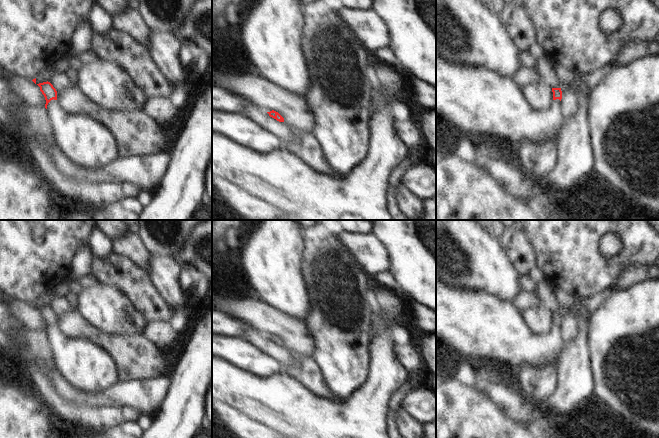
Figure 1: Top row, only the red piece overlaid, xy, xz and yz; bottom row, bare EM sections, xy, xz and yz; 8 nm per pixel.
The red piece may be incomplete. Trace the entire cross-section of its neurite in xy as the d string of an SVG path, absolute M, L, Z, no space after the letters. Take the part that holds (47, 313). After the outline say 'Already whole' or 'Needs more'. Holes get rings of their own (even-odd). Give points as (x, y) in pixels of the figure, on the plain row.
M50 306L37 308L45 321L45 332L57 371L75 388L87 393L109 389L119 381L114 359L87 339L74 339L61 332Z. Needs more.

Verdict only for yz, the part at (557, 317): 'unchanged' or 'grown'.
grown

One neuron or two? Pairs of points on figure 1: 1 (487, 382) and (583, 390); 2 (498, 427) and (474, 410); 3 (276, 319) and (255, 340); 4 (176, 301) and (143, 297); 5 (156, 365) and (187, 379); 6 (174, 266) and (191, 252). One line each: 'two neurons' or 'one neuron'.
1: two neurons
2: one neuron
3: two neurons
4: two neurons
5: two neurons
6: two neurons

